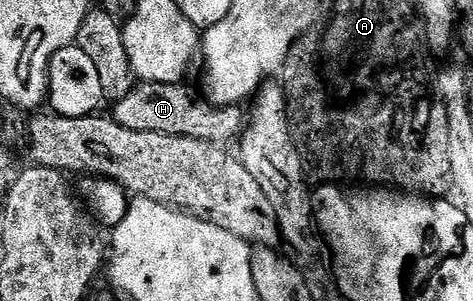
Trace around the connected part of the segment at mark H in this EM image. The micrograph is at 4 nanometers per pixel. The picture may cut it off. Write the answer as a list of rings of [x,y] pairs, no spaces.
[[[139,82],[136,83],[135,87],[127,93],[122,100],[119,102],[114,103],[112,107],[113,112],[111,112],[112,121],[119,124],[119,126],[123,128],[132,129],[133,131],[145,131],[145,132],[161,132],[162,135],[184,135],[187,138],[193,139],[205,139],[207,142],[213,142],[219,146],[228,145],[227,142],[232,142],[242,133],[244,124],[245,124],[245,114],[238,105],[232,106],[213,106],[210,103],[201,101],[197,102],[192,96],[190,90],[186,87],[187,85],[182,83],[171,83],[171,84],[161,84],[160,82]]]

